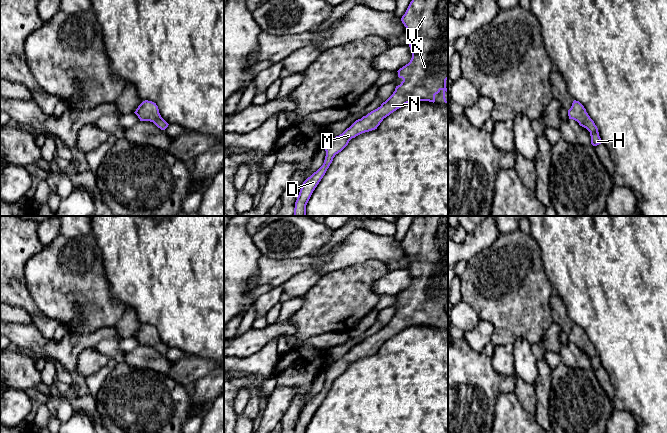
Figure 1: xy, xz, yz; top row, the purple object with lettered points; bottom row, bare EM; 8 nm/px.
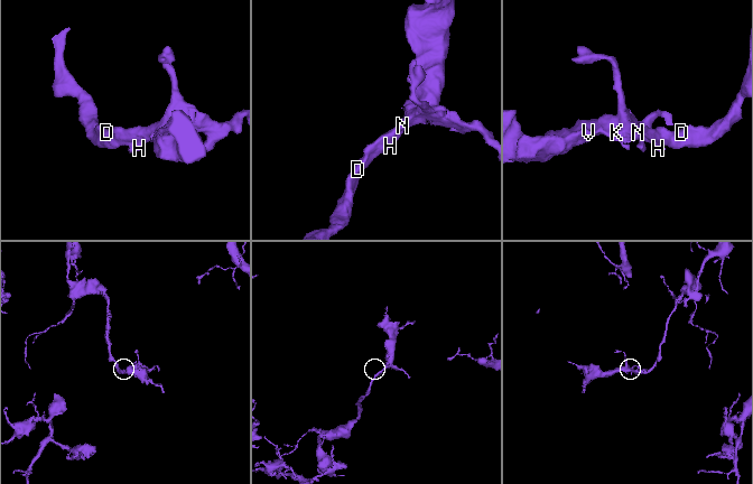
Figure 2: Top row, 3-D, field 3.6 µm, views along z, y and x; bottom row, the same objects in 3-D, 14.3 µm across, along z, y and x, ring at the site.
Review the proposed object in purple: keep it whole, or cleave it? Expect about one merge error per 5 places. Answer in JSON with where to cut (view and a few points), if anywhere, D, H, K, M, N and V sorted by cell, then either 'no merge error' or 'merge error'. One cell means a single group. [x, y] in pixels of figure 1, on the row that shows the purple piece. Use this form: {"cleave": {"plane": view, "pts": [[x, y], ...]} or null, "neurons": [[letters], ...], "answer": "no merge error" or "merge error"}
{"cleave": null, "neurons": [["D", "H", "K", "M", "N", "V"]], "answer": "no merge error"}

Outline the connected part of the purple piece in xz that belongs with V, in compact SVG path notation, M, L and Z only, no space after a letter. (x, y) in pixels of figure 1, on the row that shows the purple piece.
M412 0L401 18L413 37L409 43L412 58L400 68L398 77L403 81L393 94L361 119L356 120L342 134L325 145L323 165L302 184L295 202L293 216L306 216L306 205L325 175L336 154L352 138L377 129L384 118L407 103L435 102L435 95L443 91L448 103L448 0Z

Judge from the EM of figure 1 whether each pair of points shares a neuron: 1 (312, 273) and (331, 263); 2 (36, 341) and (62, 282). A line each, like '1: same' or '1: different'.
1: different
2: different

